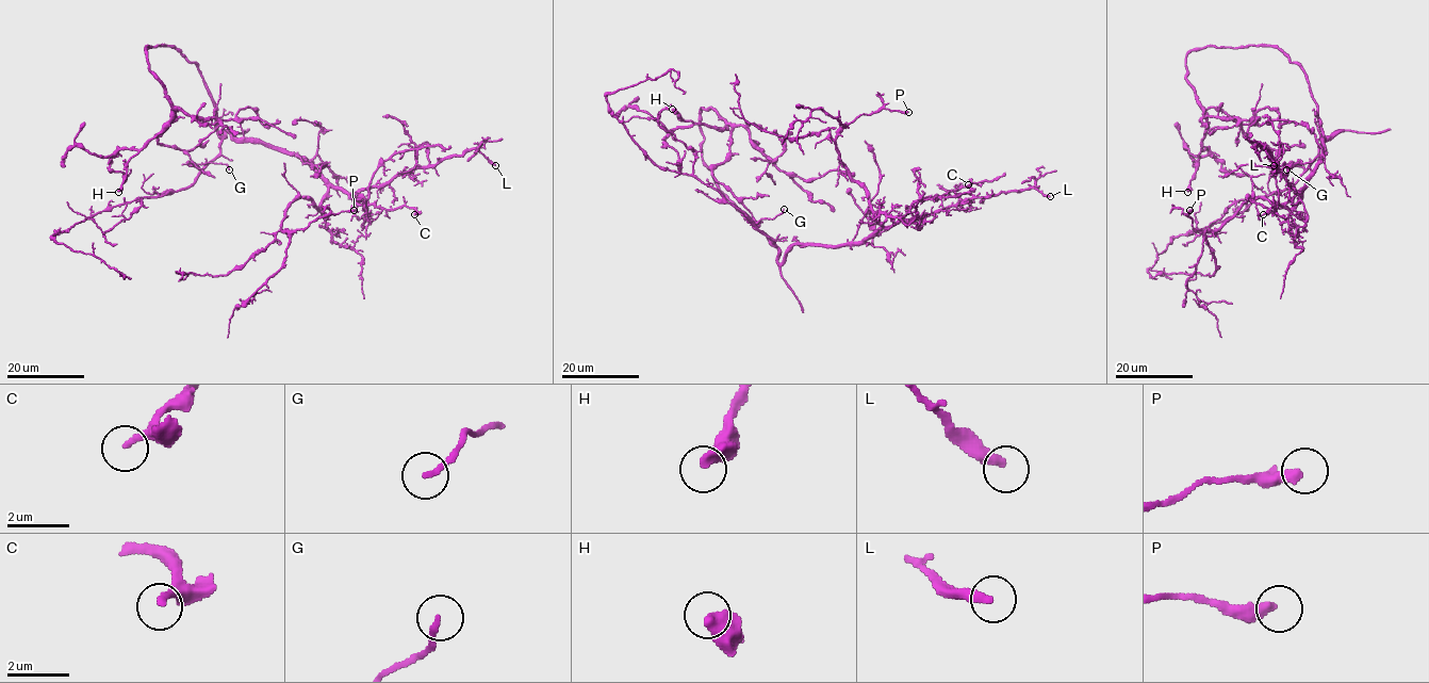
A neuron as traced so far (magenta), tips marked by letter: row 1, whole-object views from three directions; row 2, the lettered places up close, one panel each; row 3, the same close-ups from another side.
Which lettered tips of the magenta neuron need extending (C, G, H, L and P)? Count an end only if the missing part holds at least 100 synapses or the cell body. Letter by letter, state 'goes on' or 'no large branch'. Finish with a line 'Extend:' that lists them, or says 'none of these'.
C: no large branch
G: no large branch
H: no large branch
L: no large branch
P: no large branch
Extend: none of these

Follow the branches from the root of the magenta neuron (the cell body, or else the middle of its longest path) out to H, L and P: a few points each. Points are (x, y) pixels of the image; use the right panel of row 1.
H: (1326, 136), (1304, 70), (1277, 48), (1194, 48), (1186, 57), (1186, 80), (1204, 110), (1206, 129), (1187, 192)
L: (1326, 136), (1341, 131), (1331, 133), (1323, 142), (1323, 160), (1297, 193), (1275, 167), (1266, 149), (1274, 165)
P: (1326, 136), (1341, 131), (1323, 142), (1323, 161), (1291, 208), (1249, 199), (1206, 231), (1193, 227), (1189, 210)

